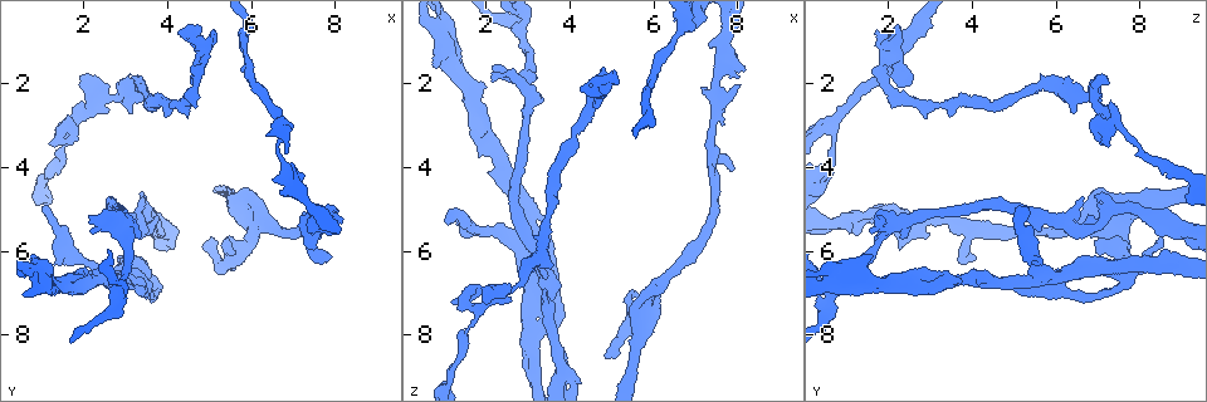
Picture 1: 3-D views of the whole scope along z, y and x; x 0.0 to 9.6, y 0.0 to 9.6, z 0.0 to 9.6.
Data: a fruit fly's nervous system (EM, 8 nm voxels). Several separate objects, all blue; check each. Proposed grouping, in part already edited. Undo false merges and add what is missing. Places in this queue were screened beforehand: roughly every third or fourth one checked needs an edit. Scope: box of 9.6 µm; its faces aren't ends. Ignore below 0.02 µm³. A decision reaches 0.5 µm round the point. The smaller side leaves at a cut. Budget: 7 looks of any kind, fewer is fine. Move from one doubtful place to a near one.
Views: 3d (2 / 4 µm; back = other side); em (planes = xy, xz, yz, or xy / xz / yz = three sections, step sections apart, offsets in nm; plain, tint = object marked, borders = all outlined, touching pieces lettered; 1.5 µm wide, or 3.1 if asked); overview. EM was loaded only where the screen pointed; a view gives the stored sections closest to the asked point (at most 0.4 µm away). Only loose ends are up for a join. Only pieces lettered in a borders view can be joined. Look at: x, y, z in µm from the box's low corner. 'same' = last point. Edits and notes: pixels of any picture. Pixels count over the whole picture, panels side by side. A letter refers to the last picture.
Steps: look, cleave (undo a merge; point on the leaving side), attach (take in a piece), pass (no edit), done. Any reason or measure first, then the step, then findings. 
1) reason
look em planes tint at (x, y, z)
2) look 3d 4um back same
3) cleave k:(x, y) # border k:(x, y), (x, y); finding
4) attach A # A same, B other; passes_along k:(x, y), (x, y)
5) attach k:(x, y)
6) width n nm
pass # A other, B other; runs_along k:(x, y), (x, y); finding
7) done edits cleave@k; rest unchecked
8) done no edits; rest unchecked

a fork
look 3d 2um at (3.00, 5.50, 2.10)

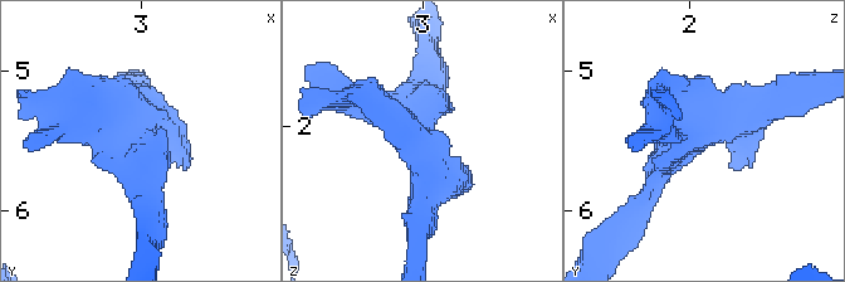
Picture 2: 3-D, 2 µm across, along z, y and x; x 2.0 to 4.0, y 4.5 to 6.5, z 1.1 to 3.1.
shape alone is not enough
look em planes borders at (2.96, 5.44, 2.10)

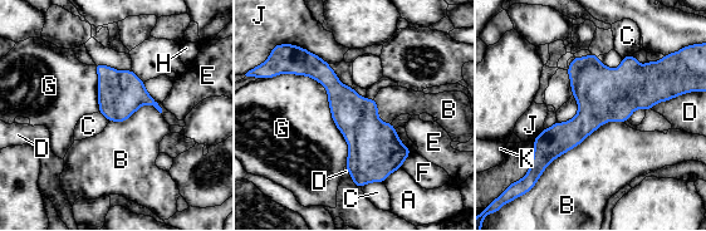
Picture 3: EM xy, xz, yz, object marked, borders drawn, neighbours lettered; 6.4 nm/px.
pass # A other, B other, C other, D other, E other, F other, G other, H other, J other, K other; runs_along 3:(668, 92), (617, 92), (537, 156); one neuron here

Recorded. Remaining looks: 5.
arms run side by side
look 3d 2um at (6.75, 3.00, 0.70)

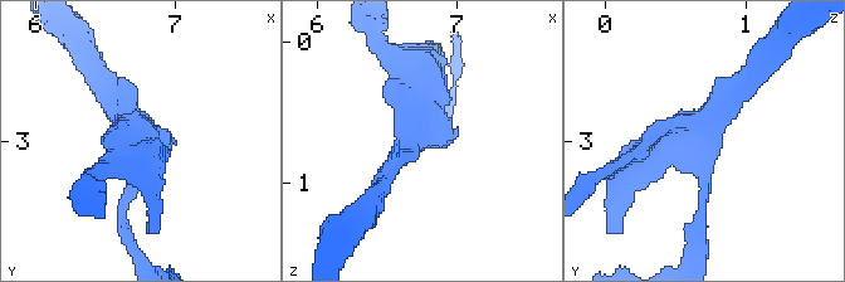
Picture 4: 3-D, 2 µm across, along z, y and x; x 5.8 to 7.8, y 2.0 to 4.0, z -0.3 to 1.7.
arms 4
look em xy step 4 tint at (6.78, 3.02, 0.64)

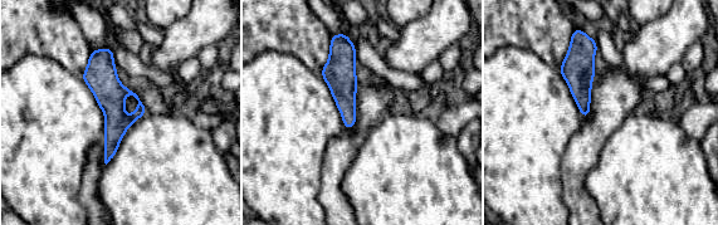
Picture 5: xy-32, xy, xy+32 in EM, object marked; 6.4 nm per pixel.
look em planes borders same

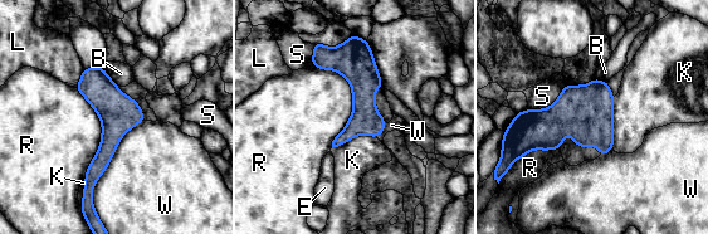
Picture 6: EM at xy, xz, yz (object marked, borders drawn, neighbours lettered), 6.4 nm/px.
width 190 nm; longest_contact W 600 nm
pass # B other, E other, K other, L other, R other, S other, W other; one neuron here

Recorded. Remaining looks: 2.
free end
look em xy step 8 tint at (7.70, 5.65, 3.00)

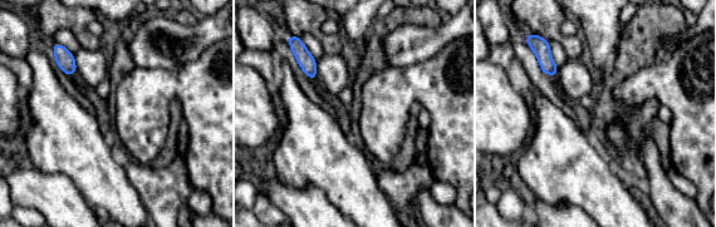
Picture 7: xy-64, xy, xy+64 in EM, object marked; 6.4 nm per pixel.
look em xz step 8 borders same

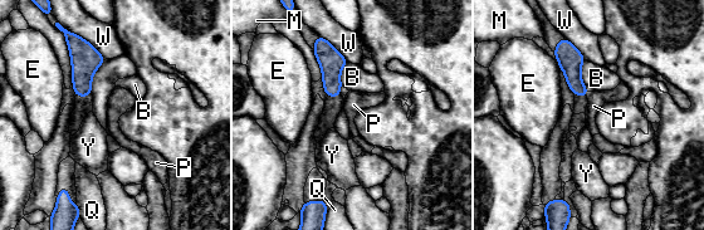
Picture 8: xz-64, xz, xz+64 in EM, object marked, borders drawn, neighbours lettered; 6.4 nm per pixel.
pass # B other, E other, M other, P other, Q other, W other, Y other; border 8:(588, 92), (586, 96); none of them fits

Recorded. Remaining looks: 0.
done no edits; rest unchecked

